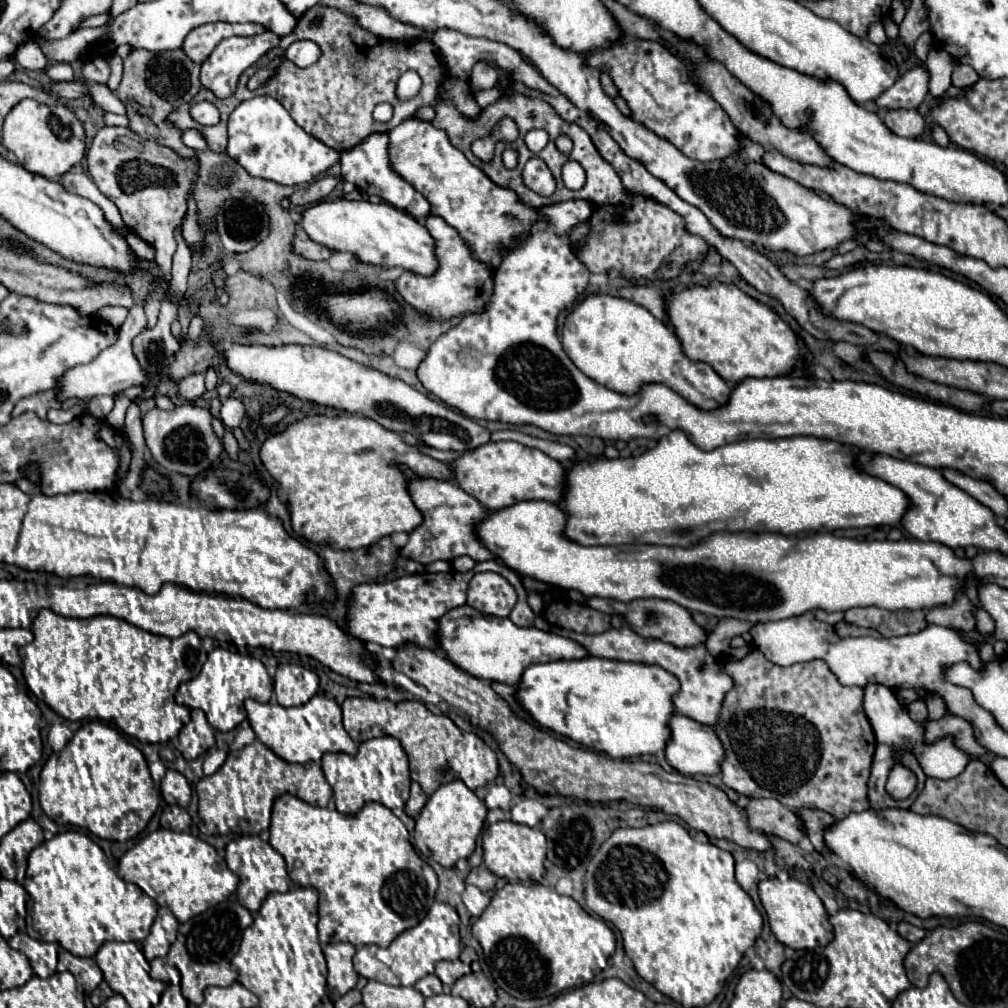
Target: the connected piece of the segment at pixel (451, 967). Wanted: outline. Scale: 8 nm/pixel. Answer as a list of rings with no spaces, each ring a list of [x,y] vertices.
[[[439,961],[435,965],[435,975],[447,983],[447,985],[453,985],[459,977],[471,973],[471,967],[462,961]]]

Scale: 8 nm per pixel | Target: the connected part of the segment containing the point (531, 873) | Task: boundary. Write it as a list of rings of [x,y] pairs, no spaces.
[[[499,821],[489,825],[483,833],[483,861],[487,869],[509,881],[539,883],[545,873],[545,867],[543,867],[545,851],[547,851],[547,839],[535,827],[531,829],[527,825],[519,825],[513,821]]]

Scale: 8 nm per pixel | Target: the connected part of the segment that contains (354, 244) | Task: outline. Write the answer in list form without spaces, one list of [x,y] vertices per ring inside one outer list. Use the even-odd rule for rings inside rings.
[[[347,199],[321,201],[309,205],[303,211],[299,225],[313,241],[327,245],[327,249],[331,251],[349,251],[363,263],[381,267],[401,267],[423,277],[431,277],[439,269],[439,261],[435,255],[435,239],[431,237],[427,227],[389,203],[373,205],[369,201]]]

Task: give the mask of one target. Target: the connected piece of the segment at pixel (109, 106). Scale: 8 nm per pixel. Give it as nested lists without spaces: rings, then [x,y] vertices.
[[[87,83],[88,95],[91,100],[101,109],[105,111],[111,111],[111,113],[119,113],[119,115],[125,115],[125,105],[117,99],[117,95],[111,91],[106,85],[95,85]]]

